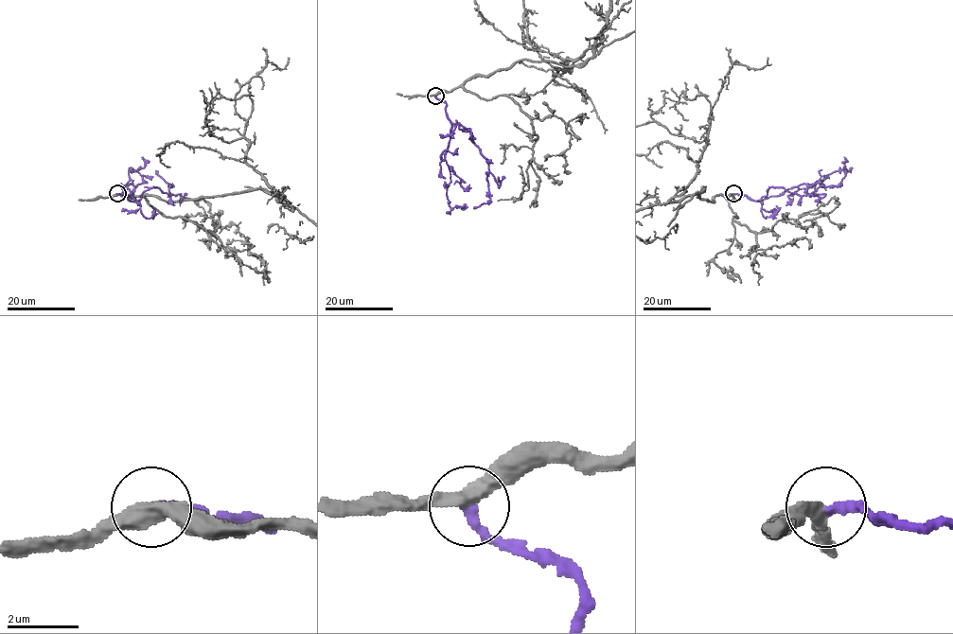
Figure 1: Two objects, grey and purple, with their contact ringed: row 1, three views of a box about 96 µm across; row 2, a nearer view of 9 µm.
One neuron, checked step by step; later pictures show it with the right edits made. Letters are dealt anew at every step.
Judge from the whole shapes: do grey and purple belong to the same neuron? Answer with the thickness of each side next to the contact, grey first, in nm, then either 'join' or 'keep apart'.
400/260 nm | join

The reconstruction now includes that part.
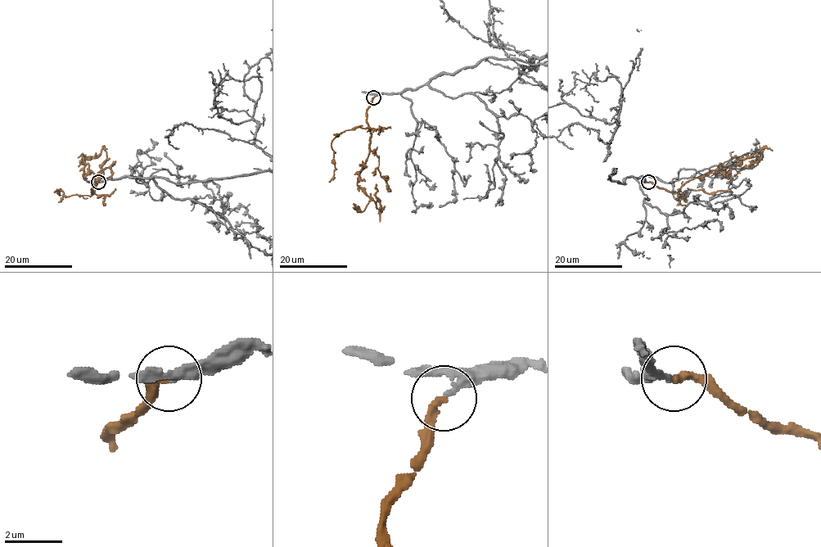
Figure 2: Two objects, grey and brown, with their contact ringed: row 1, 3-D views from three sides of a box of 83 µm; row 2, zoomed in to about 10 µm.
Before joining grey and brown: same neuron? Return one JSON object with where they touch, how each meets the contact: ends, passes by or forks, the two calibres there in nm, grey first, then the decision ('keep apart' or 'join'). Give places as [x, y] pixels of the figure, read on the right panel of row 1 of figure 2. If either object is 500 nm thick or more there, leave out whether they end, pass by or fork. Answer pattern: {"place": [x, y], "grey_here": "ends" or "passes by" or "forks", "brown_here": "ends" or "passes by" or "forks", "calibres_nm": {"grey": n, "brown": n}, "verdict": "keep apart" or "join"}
{"place": [648, 182], "grey_here": "passes by", "brown_here": "ends", "calibres_nm": {"grey": 170, "brown": 260}, "verdict": "join"}

